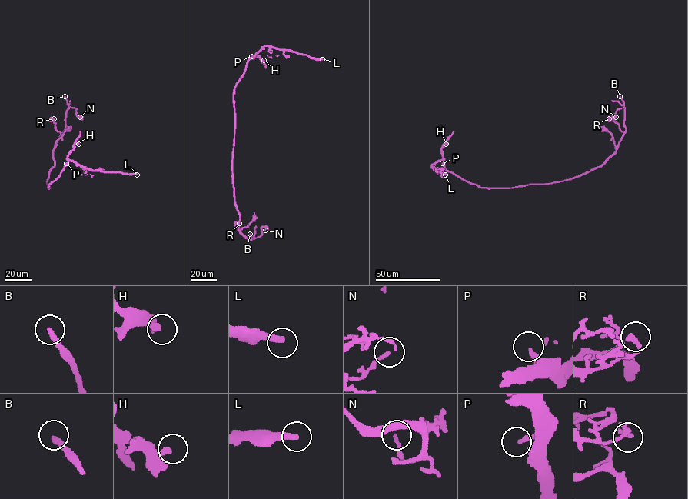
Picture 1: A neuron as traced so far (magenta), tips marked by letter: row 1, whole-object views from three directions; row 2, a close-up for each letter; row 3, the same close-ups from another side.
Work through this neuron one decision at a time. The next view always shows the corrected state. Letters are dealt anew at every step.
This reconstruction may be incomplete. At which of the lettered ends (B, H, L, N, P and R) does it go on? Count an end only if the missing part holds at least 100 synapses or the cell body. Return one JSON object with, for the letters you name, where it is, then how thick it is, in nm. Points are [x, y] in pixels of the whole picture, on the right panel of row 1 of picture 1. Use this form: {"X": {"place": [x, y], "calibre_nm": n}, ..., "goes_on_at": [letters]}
{"L": {"place": [445, 174], "calibre_nm": 320}, "goes_on_at": ["L"]}

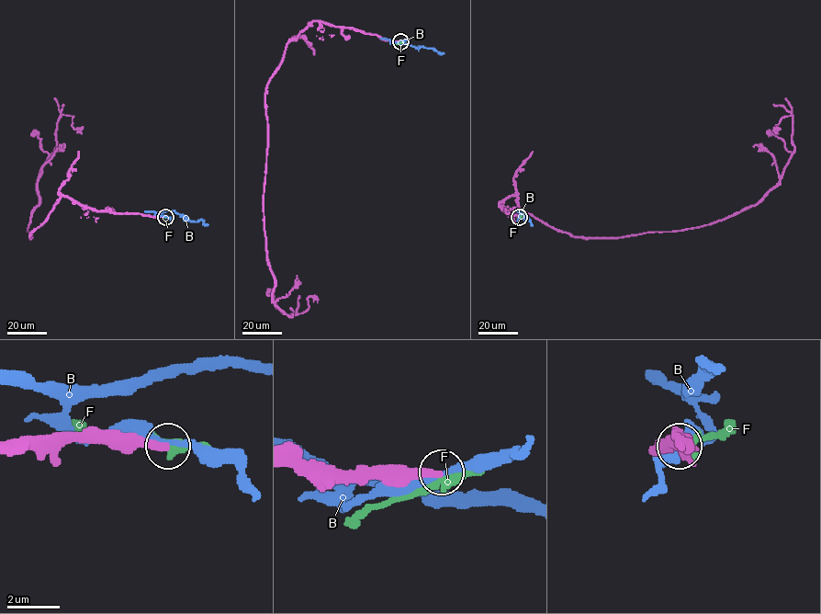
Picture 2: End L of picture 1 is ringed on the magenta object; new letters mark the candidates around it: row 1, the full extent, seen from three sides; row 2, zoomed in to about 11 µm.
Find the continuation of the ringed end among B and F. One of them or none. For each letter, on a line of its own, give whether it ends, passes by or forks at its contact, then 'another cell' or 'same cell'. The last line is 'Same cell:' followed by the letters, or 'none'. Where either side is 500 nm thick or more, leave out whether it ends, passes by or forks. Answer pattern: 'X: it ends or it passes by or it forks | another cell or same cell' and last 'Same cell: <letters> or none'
B: another cell
F: it passes by | another cell
Same cell: none

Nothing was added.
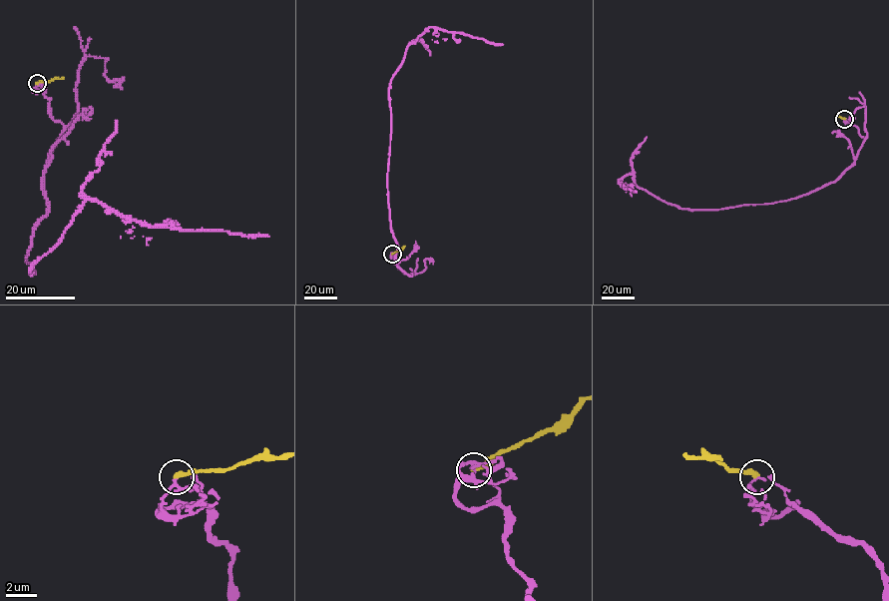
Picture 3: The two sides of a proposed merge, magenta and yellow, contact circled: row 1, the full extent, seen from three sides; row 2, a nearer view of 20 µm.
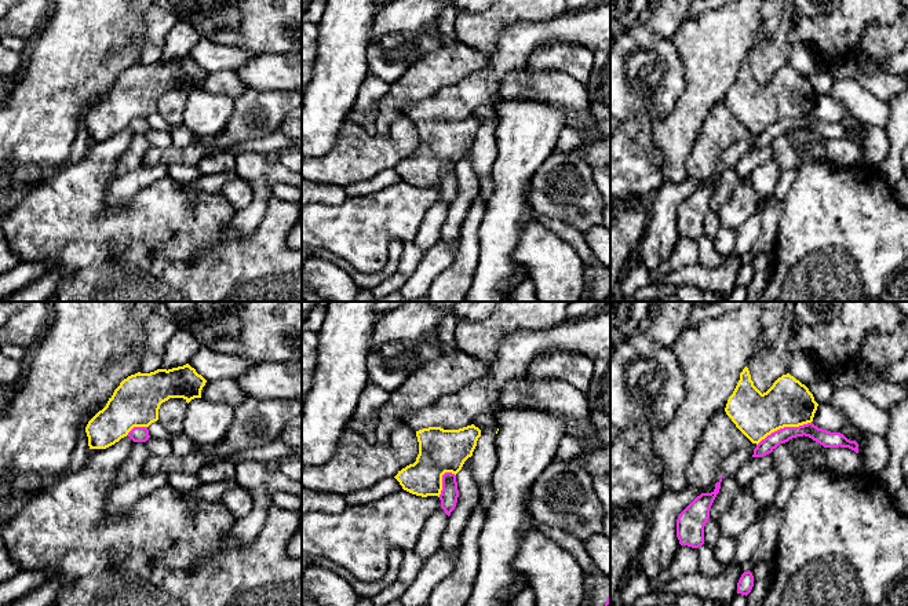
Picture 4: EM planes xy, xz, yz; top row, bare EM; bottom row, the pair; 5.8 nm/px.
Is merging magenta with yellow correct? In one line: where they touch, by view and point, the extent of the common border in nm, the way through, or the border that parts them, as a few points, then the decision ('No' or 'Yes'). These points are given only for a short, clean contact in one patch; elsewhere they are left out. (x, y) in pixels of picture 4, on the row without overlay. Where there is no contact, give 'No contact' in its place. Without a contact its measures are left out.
Touches magenta at yz (784, 119). Shared border 340 nm. Boundary: yz (810, 113), (802, 117), (780, 119), (757, 137). No

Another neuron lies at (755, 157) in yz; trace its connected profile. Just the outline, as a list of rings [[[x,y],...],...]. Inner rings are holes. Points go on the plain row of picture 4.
[[[772,145],[762,149],[751,149],[739,160],[733,169],[741,179],[745,179],[756,167],[772,158],[772,154]]]

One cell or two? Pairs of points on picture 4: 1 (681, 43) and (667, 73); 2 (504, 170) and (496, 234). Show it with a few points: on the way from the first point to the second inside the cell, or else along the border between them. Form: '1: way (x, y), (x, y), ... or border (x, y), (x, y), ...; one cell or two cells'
1: border (671, 42), (671, 50), (679, 61), (685, 86); two cells
2: way (504, 186), (503, 218); one cell

